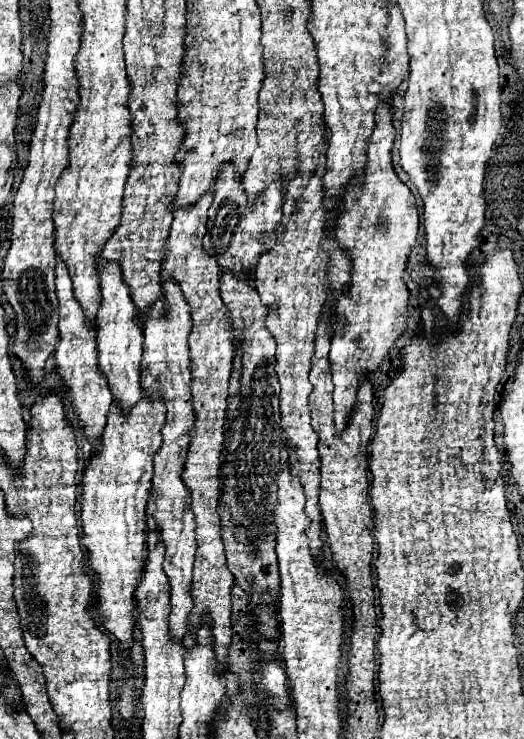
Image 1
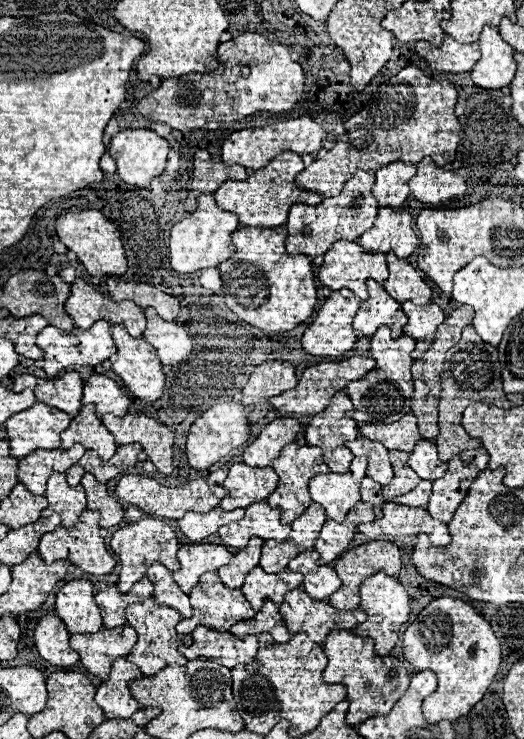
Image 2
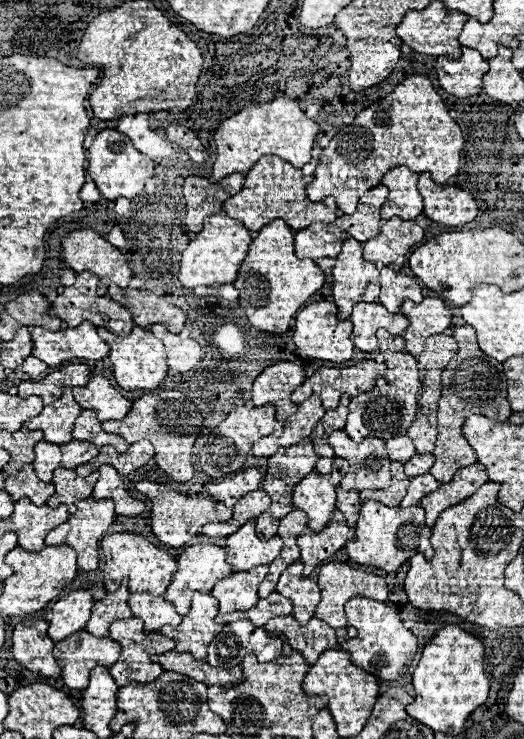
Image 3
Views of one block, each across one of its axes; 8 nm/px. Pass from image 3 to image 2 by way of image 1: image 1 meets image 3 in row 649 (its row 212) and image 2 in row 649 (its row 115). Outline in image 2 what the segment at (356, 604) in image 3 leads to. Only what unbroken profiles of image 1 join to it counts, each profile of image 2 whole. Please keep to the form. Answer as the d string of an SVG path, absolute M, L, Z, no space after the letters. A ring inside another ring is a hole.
M376 572L374 576L366 578L360 586L360 610L368 614L368 620L362 622L358 628L354 628L354 634L364 636L364 638L374 638L376 640L376 654L388 654L396 642L398 642L398 632L402 624L410 616L410 596L400 584L398 578L388 576L384 572Z

